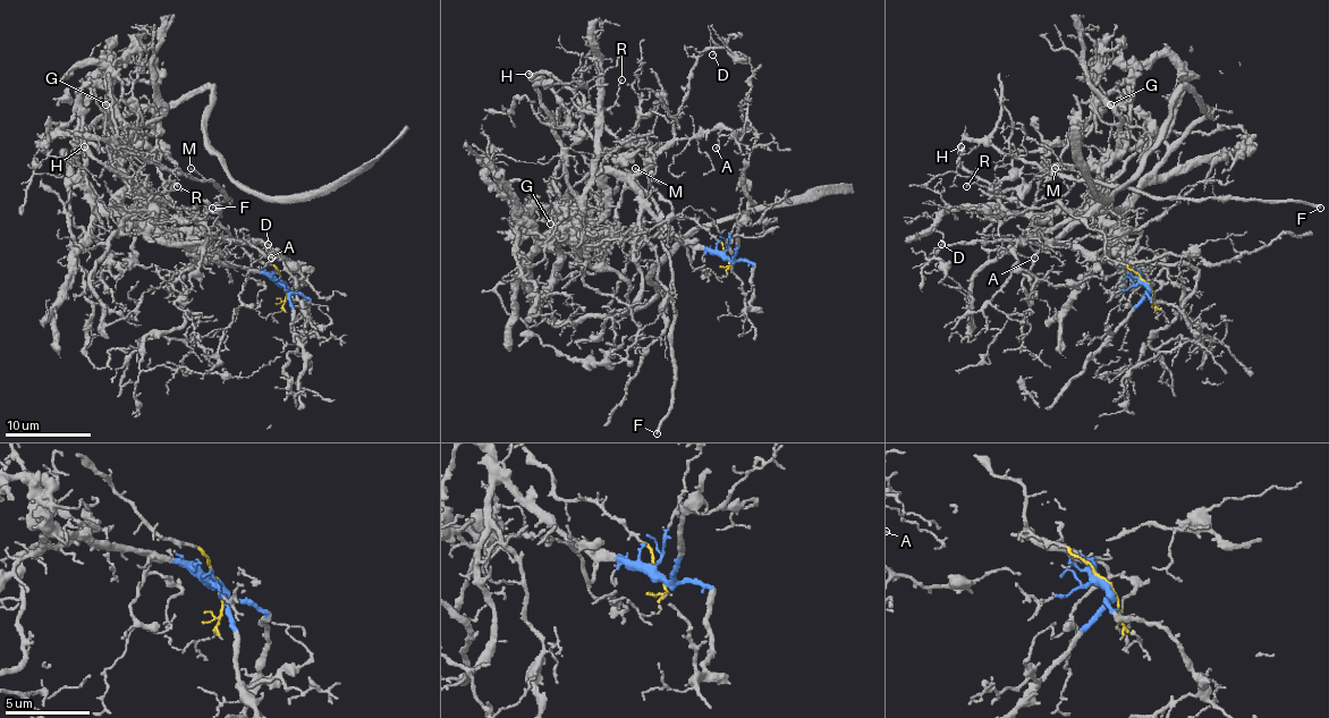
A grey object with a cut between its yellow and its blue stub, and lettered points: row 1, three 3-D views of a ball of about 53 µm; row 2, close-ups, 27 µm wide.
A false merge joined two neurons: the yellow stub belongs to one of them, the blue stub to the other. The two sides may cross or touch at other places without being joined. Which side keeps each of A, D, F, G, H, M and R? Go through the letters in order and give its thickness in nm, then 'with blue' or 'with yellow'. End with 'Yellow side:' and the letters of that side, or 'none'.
A: 110 nm thick; with blue
D: 100 nm thick; with blue
F: 240 nm thick; with yellow
G: 150 nm thick; with blue
H: 460 nm thick; with yellow
M: 90 nm thick; with yellow
R: 130 nm thick; with yellow
Yellow side: F, H, M, R

